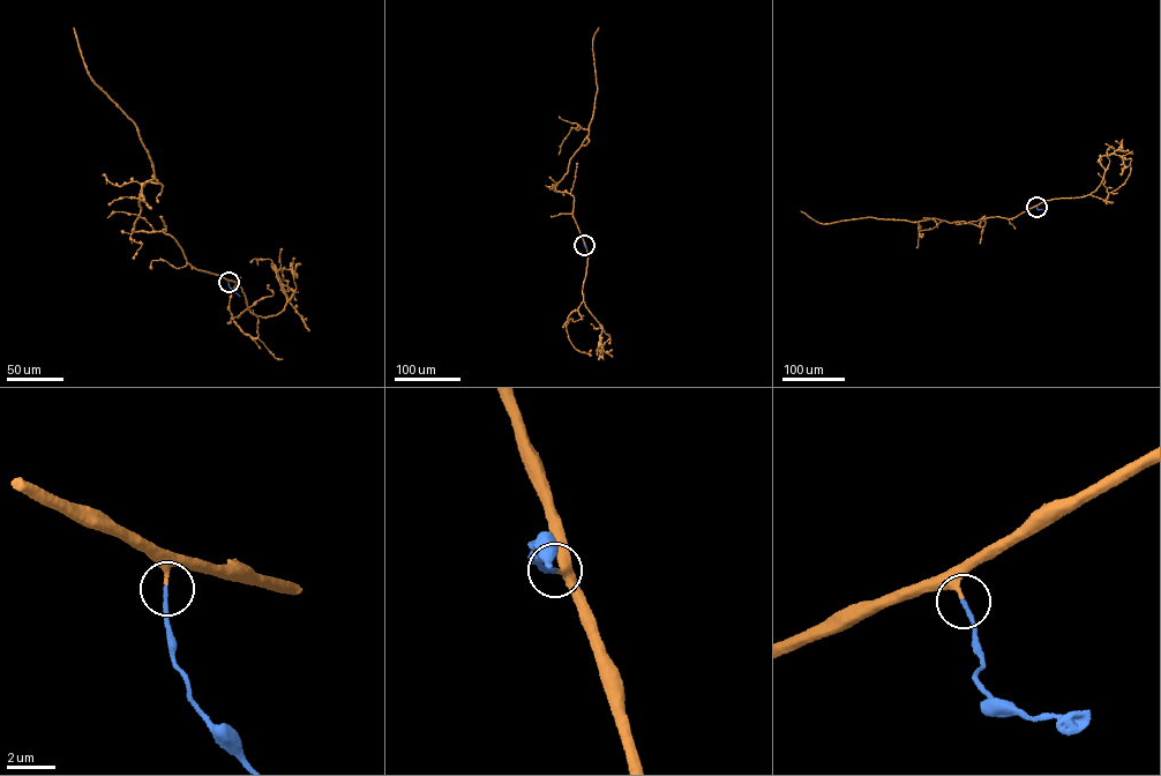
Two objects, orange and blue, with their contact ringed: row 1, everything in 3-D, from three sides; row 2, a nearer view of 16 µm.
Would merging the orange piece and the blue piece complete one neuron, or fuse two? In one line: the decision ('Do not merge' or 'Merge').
Merge

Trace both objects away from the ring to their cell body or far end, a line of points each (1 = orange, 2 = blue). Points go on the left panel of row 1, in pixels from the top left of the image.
1: (227, 282), (188, 263), (169, 234), (132, 230), (141, 189), (158, 184), (134, 124), (90, 77), (73, 28)
2: (227, 282), (240, 296)

